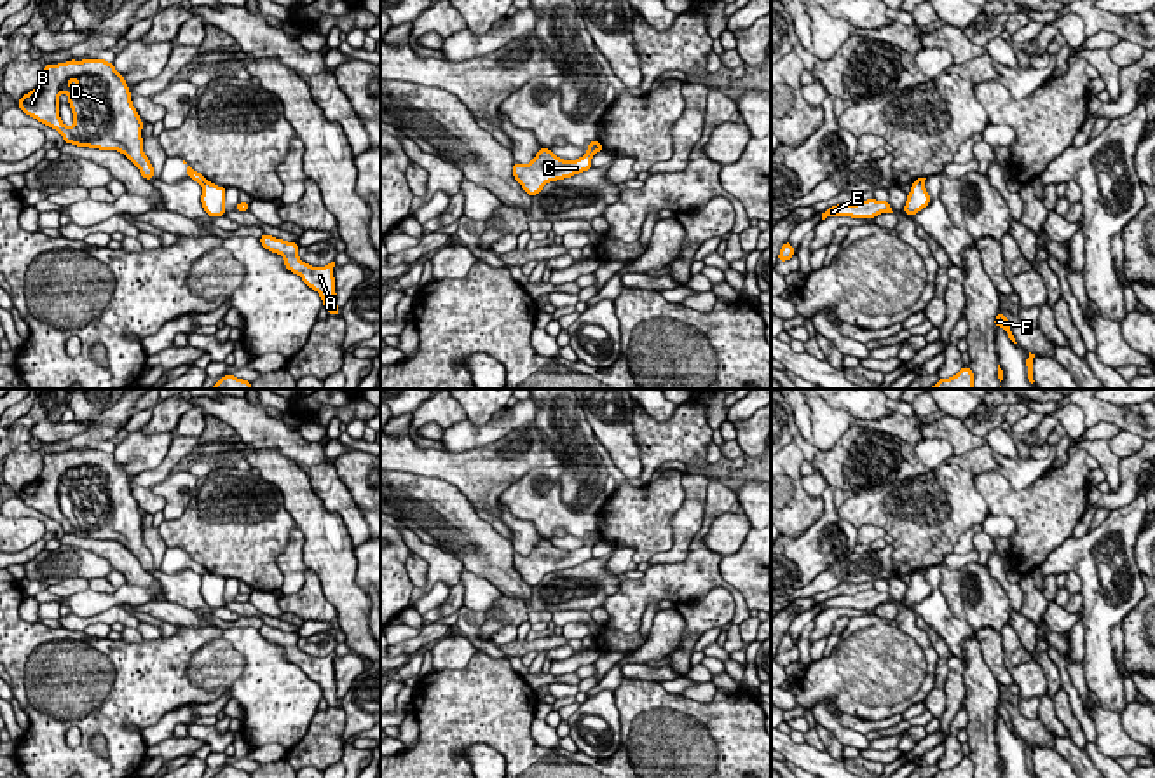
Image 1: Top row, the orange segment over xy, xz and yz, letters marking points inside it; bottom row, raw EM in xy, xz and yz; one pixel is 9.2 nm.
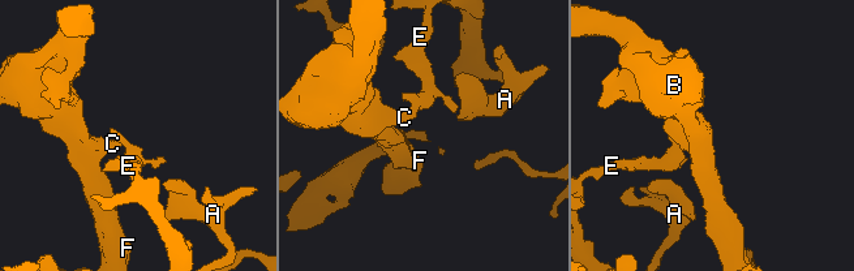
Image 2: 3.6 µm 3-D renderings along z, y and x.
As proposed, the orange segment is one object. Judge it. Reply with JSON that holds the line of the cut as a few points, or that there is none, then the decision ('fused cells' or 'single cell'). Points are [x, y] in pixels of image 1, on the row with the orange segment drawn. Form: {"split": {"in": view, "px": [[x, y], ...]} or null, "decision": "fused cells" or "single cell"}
{"split": {"in": "xy", "px": [[206, 180], [203, 185]]}, "decision": "fused cells"}

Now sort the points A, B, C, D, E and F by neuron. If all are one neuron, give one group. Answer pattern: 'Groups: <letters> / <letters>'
Groups: A E / B C D F

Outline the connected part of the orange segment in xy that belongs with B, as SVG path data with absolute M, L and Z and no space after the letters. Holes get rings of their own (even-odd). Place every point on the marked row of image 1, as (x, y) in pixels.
M70 59L44 65L44 78L17 99L17 106L38 122L56 129L65 143L124 154L152 180L154 167L143 154L143 120L131 103L127 82L105 59ZM65 92L73 113L68 127L59 117L59 94Z

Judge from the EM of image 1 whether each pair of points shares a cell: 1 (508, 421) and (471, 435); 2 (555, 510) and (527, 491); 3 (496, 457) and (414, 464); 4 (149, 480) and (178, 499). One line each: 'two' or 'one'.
1: one
2: one
3: one
4: two

